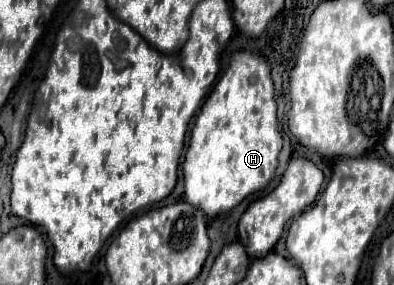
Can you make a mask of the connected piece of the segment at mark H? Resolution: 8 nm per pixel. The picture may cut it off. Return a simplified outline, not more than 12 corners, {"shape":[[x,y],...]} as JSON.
{"shape":[[233,54],[191,130],[185,202],[233,210],[275,178],[269,62]]}

